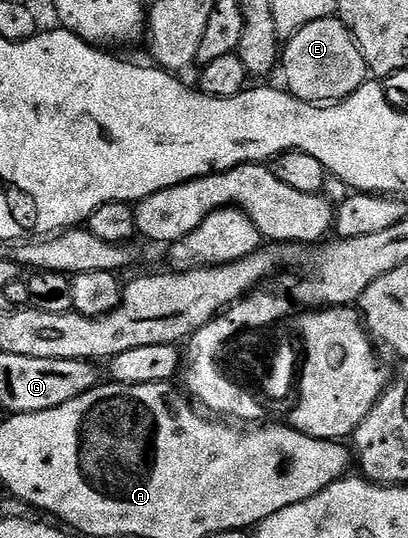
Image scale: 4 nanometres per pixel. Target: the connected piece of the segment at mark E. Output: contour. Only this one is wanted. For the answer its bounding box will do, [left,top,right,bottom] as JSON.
[282,18,370,102]

